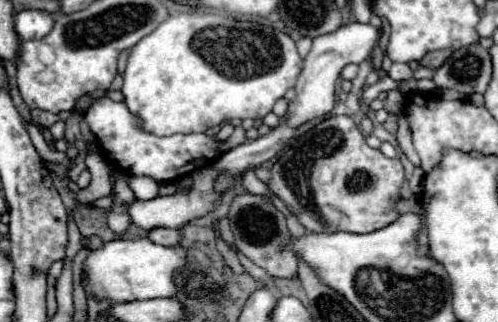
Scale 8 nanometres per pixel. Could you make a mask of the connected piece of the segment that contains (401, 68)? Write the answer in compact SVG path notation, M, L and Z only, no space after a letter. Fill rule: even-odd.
M392 64L388 76L390 76L392 80L396 80L396 82L402 82L402 80L410 80L410 78L414 76L414 72L410 70L408 64Z

